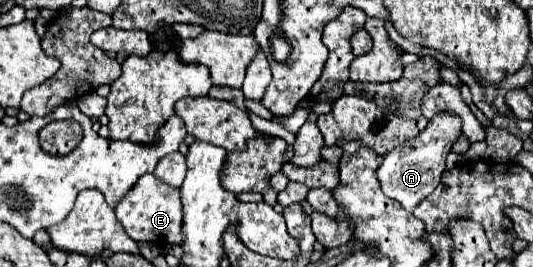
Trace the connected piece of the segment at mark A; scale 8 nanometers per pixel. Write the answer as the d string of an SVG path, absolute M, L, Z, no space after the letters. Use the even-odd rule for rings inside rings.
M439 112L433 120L427 122L425 130L421 130L415 138L403 142L383 156L379 166L379 182L381 190L387 198L397 200L405 210L413 210L421 200L425 200L441 182L441 174L445 170L445 158L451 152L451 146L463 134L461 120L453 112Z

